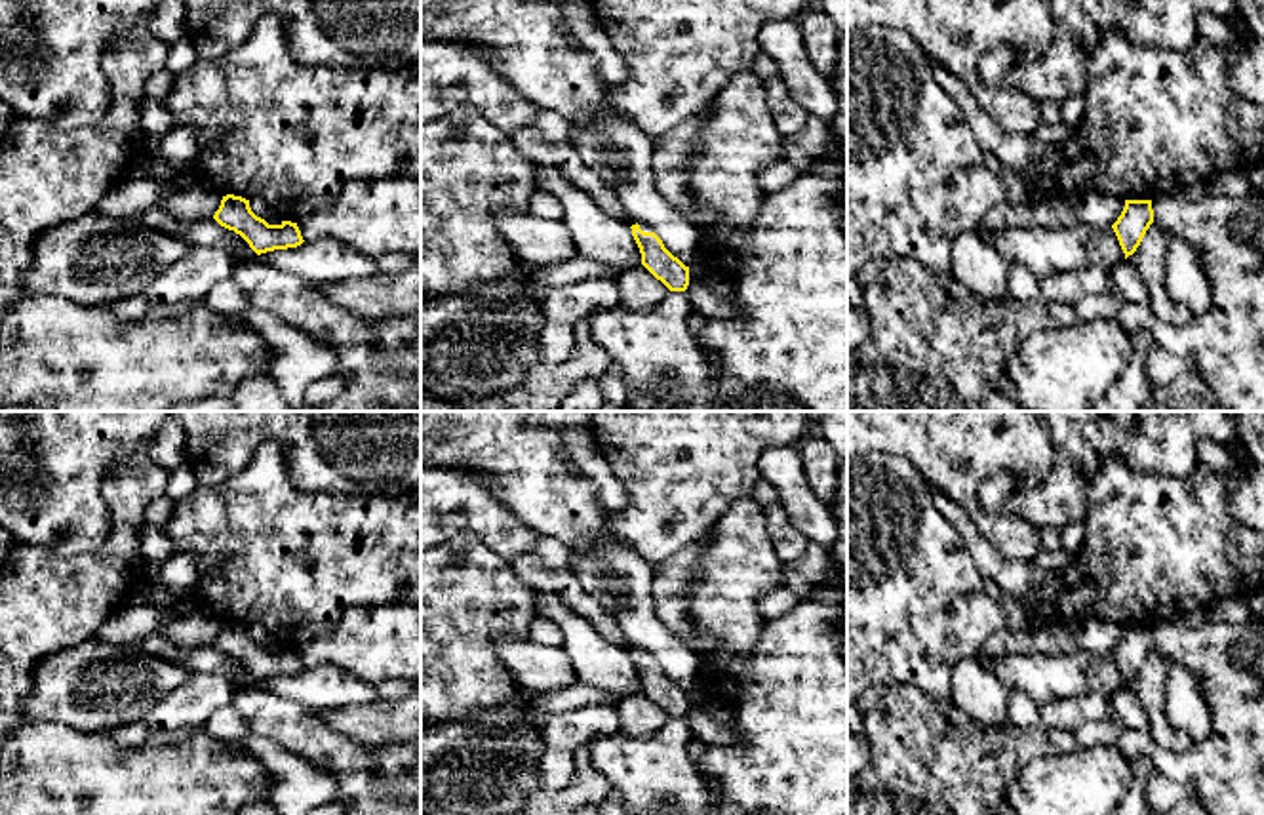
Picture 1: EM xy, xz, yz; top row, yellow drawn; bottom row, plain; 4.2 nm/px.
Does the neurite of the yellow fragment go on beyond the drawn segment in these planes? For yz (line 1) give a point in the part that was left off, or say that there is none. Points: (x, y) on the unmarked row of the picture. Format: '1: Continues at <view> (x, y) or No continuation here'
1: No continuation here

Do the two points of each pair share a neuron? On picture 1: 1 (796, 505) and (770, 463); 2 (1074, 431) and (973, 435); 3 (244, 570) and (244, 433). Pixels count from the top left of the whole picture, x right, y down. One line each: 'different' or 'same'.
1: same
2: different
3: different

